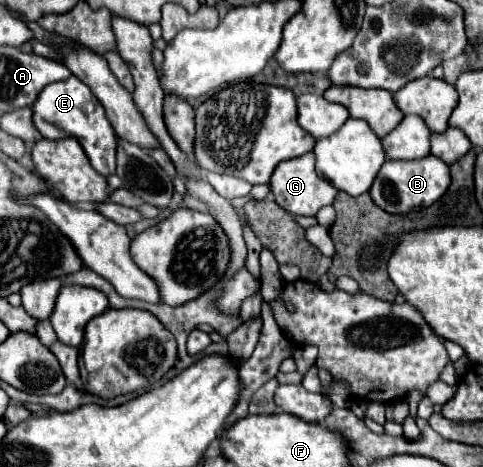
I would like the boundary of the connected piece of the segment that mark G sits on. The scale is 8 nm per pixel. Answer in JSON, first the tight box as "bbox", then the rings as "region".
{"bbox":[269,153,337,217],"region":[[[305,153],[305,157],[281,161],[281,165],[277,165],[277,169],[273,171],[269,187],[271,187],[271,193],[275,197],[275,203],[281,205],[291,215],[299,215],[299,217],[301,215],[315,217],[317,211],[325,205],[331,205],[335,195],[337,195],[337,189],[333,189],[333,185],[329,185],[329,181],[325,181],[323,177],[319,177],[315,173],[313,153]]]}

